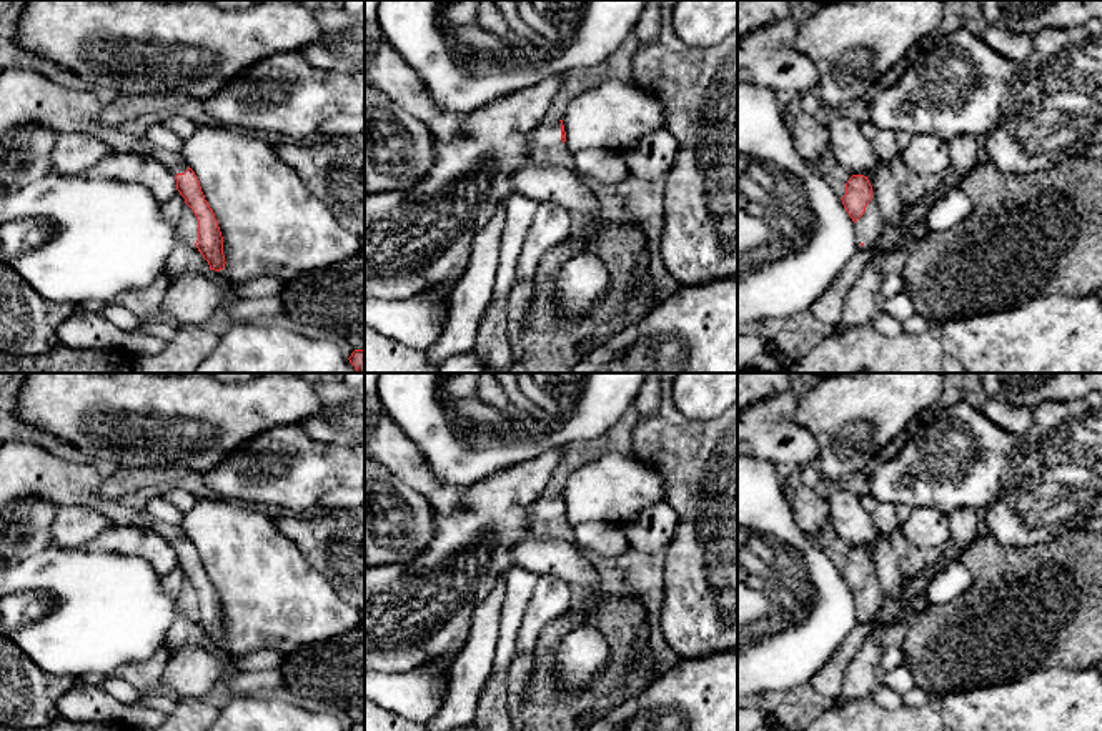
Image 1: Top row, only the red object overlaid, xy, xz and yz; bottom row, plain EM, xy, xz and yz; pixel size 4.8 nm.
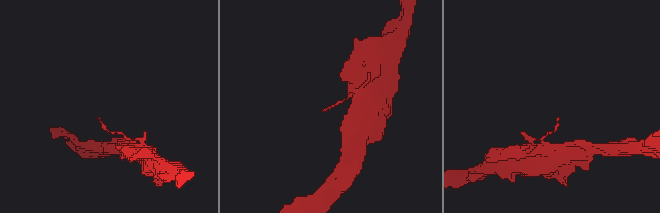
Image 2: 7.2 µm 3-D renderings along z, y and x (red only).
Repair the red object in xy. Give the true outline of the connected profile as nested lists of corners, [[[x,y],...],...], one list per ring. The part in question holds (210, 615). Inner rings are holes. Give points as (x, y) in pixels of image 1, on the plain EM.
[[[188,540],[185,546],[176,546],[175,553],[176,563],[185,571],[185,576],[193,583],[198,593],[198,613],[195,619],[208,634],[210,643],[223,643],[226,636],[223,628],[223,609],[213,583],[205,573],[195,545]]]

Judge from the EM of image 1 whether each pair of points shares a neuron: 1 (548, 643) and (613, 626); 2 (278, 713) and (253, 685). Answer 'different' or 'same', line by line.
1: same
2: different

